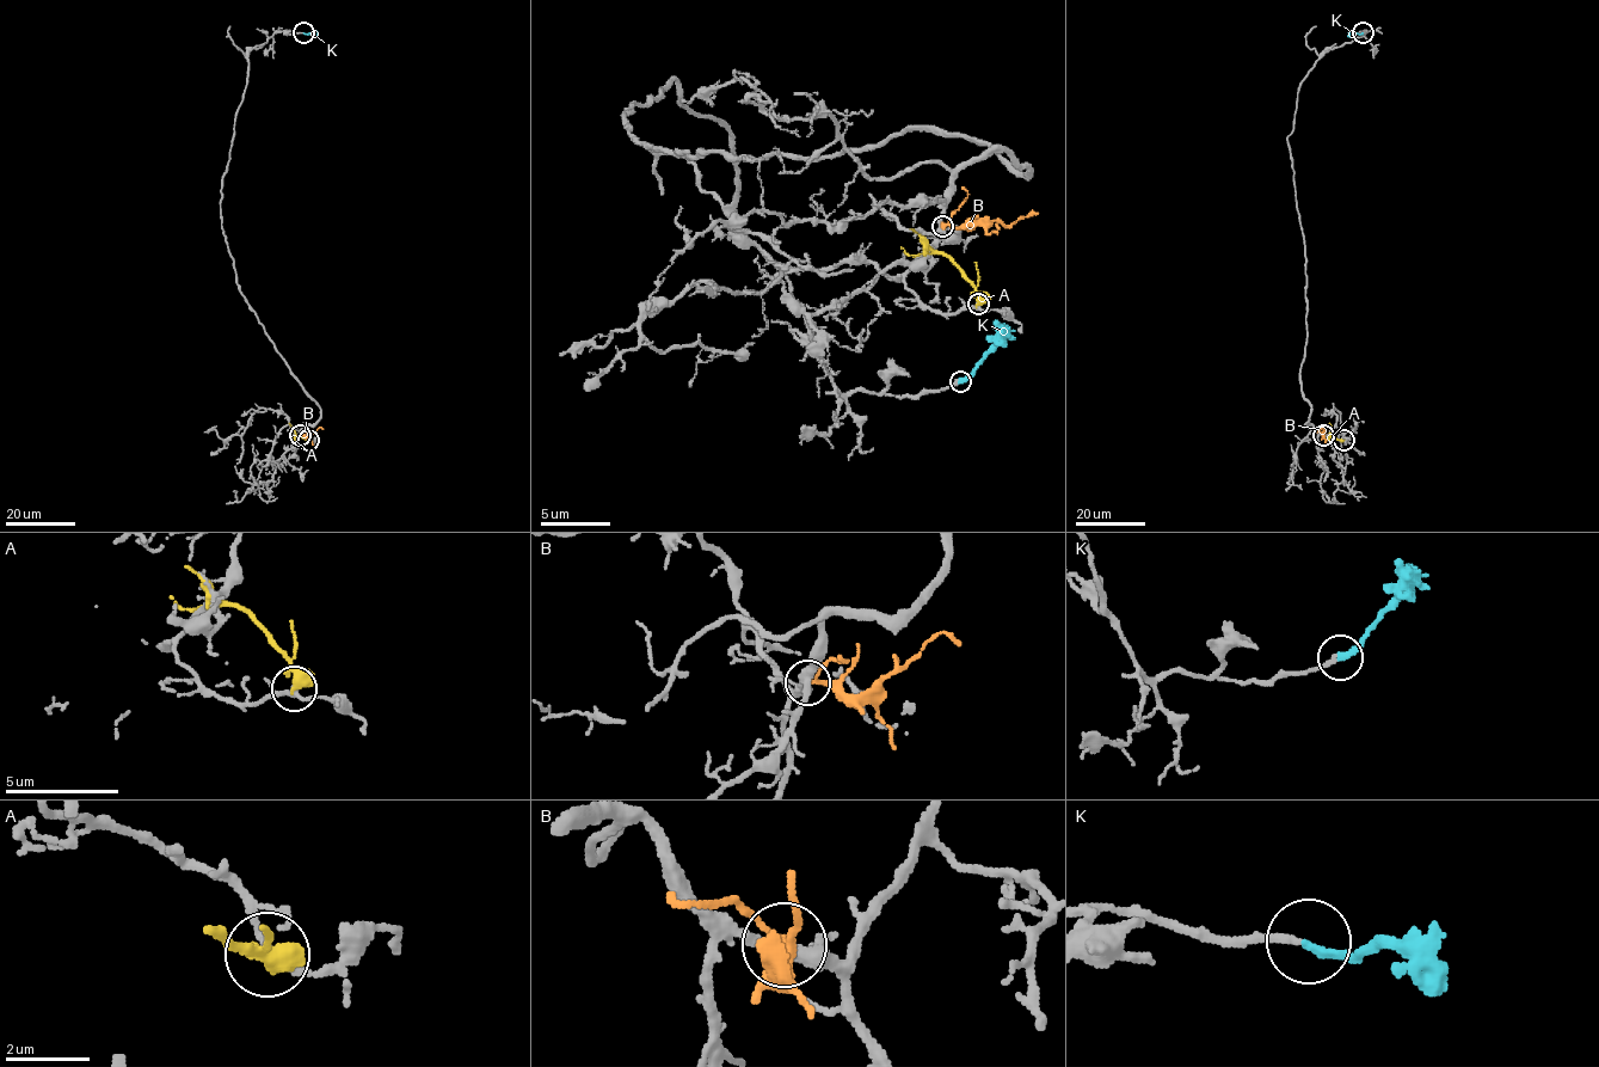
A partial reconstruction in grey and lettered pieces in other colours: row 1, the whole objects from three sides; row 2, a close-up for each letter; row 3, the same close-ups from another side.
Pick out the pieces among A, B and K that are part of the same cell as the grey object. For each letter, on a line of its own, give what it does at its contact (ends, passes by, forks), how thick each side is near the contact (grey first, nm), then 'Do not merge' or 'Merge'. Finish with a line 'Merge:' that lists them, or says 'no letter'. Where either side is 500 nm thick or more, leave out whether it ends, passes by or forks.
A: Thickness 150 nm (grey) against 550 nm. Do not merge
B: It passes by. Thickness 320 nm (grey) against 180 nm. Do not merge
K: It ends there. Thickness 190 nm (grey) against 220 nm. Merge
Merge: K

